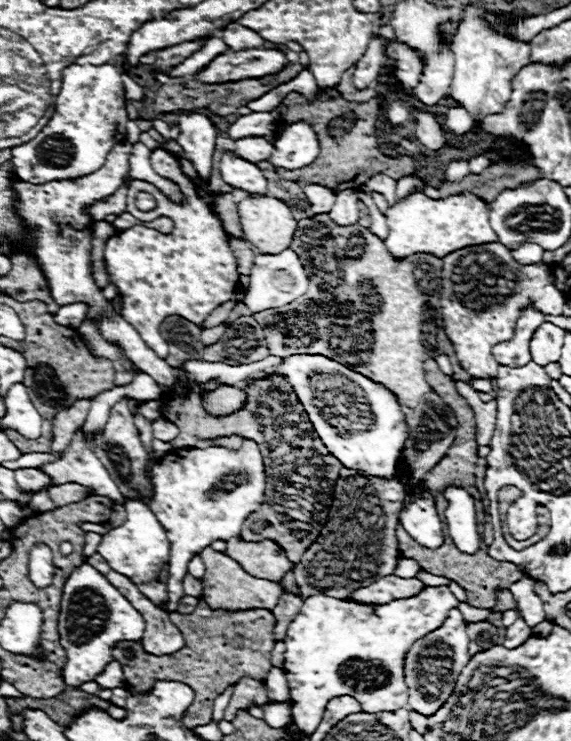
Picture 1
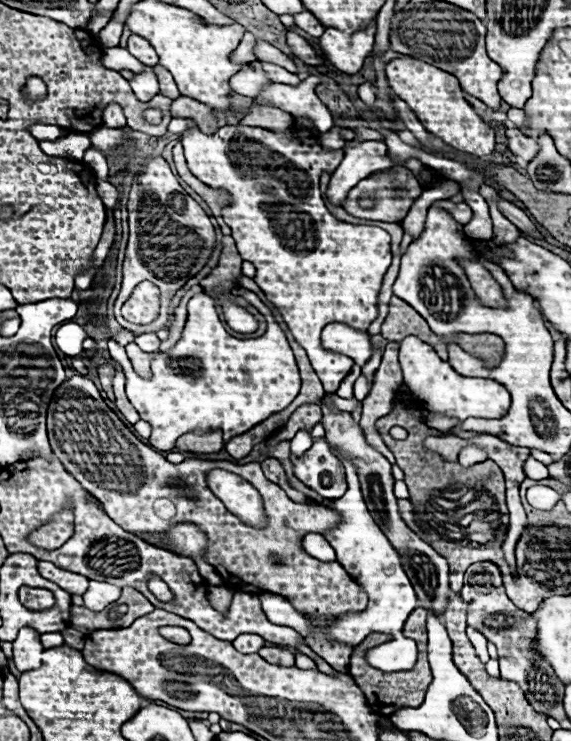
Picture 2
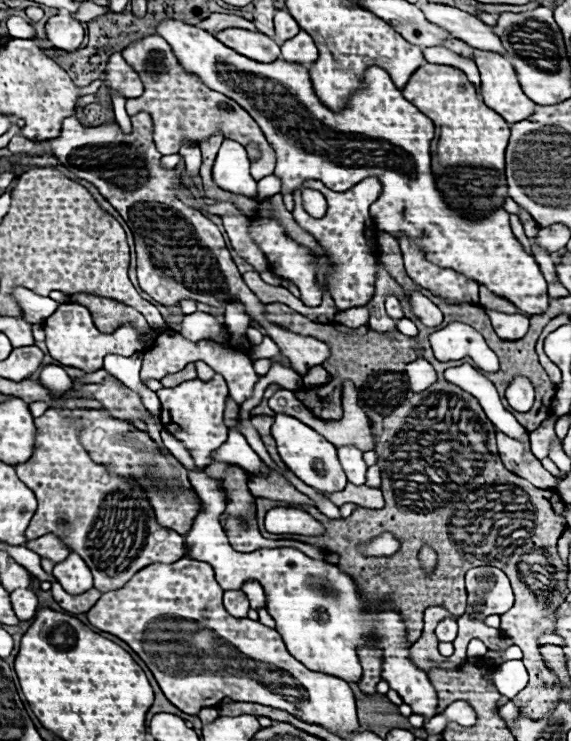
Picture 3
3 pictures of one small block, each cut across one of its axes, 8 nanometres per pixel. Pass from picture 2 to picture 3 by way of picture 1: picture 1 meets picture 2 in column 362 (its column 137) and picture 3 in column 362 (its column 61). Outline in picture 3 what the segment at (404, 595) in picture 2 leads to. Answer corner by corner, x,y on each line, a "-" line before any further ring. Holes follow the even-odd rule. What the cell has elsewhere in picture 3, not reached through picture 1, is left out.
190,472
188,478
198,498
202,498
202,510
186,536
190,546
188,556
198,558
200,562
210,562
210,566
214,566
216,580
224,590
238,590
250,578
258,580
264,589
265,608
274,618
276,630
294,658
298,658
310,670
334,674
346,682
358,682
362,668
356,656
356,646
374,636
374,640
380,640
380,648
384,650
381,678
402,696
414,714
424,718
424,722
438,714
434,686
430,684
428,676
408,660
410,644
406,644
406,626
396,610
364,610
356,594
356,586
348,574
340,572
336,564
312,560
300,550
268,548
252,552
252,556
236,552
228,544
228,538
218,522
226,508
228,496
218,490
216,482
204,472

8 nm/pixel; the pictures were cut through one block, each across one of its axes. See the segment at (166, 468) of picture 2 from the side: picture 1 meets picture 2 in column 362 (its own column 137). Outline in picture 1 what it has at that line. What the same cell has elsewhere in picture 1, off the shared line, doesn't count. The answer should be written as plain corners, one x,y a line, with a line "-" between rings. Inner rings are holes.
88,558
88,564
94,566
100,574
104,574
108,582
112,582
112,586
116,586
118,592
124,594
124,598
128,598
140,610
140,614
144,614
144,620
148,622
148,626
142,638
142,646
148,654
156,654
156,656
172,654
184,646
184,638
180,630
172,626
172,622
168,620
168,614
156,608
152,602
148,602
148,598
144,598
140,592
136,592
136,586
128,578
124,578
122,574
116,574
104,562
104,558

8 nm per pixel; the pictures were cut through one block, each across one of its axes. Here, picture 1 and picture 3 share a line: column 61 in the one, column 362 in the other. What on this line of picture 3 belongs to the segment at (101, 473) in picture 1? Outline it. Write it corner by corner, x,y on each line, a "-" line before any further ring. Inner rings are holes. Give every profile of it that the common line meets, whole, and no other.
344,446
338,448
338,460
348,476
348,482
362,486
364,484
364,476
366,476
366,464
362,460
362,450
354,448
354,446

